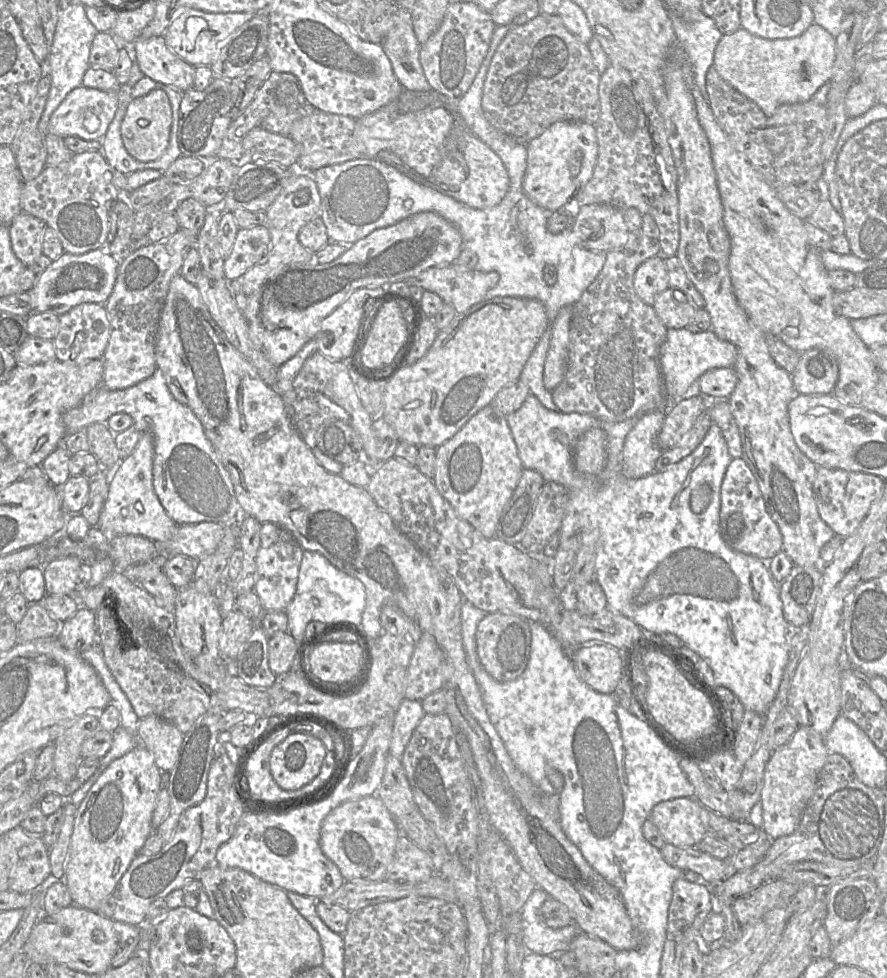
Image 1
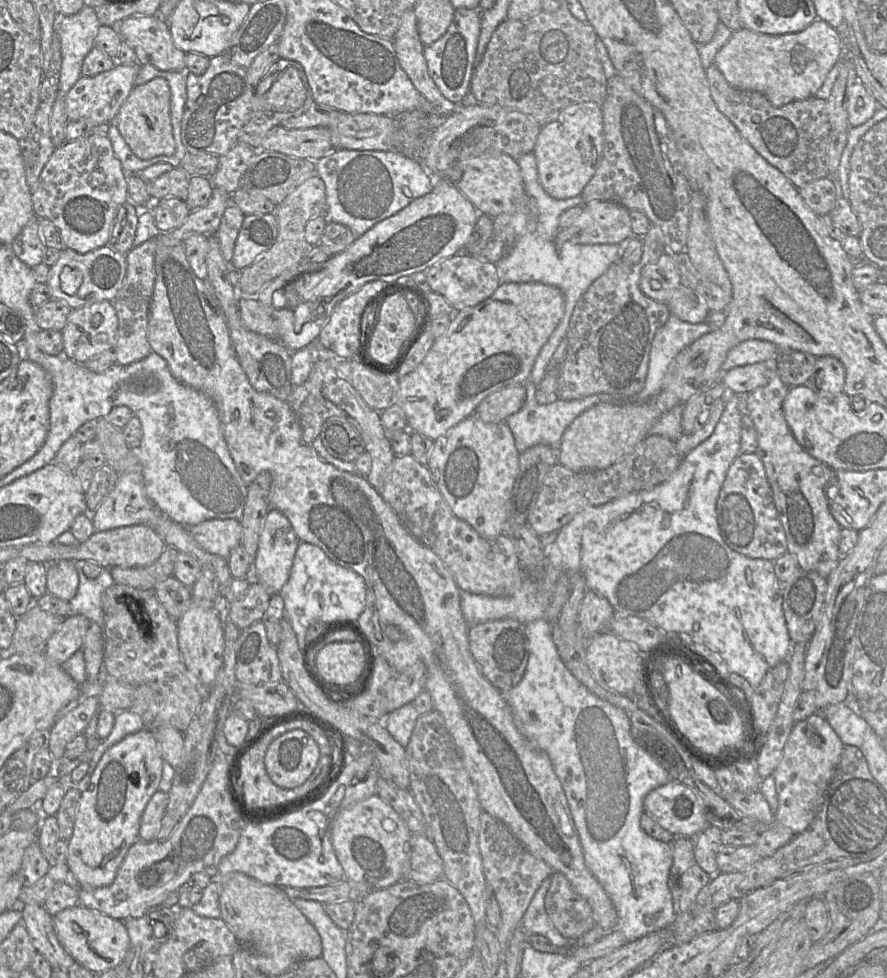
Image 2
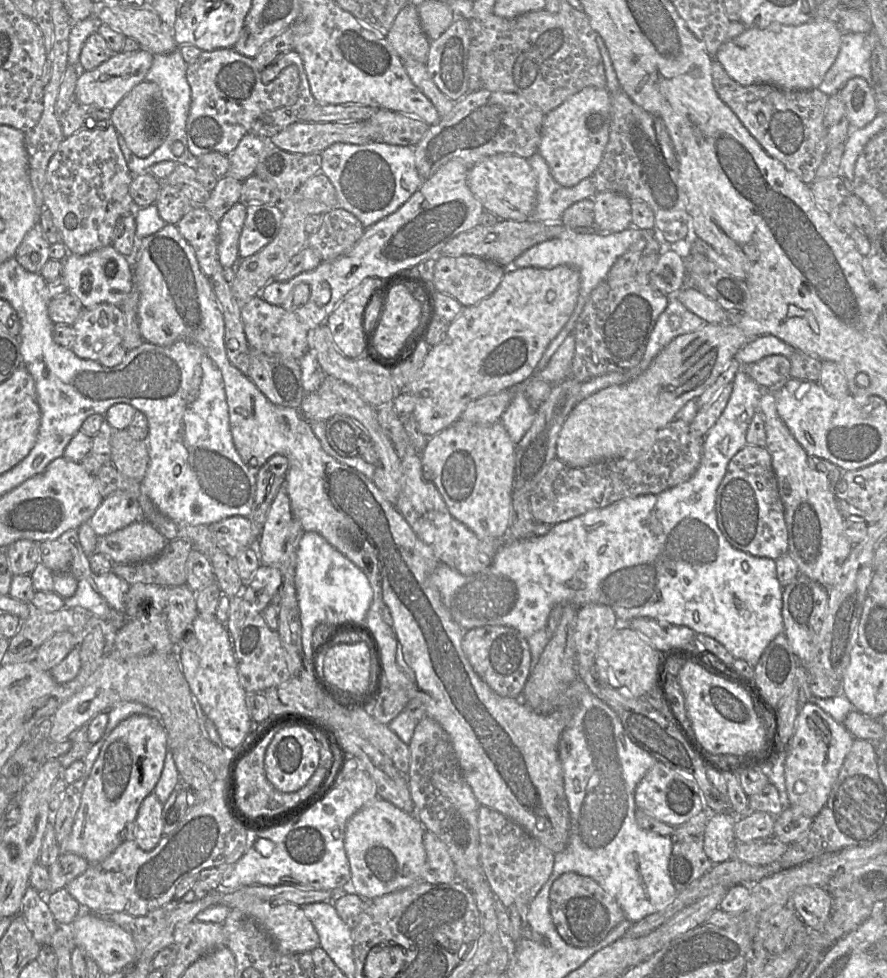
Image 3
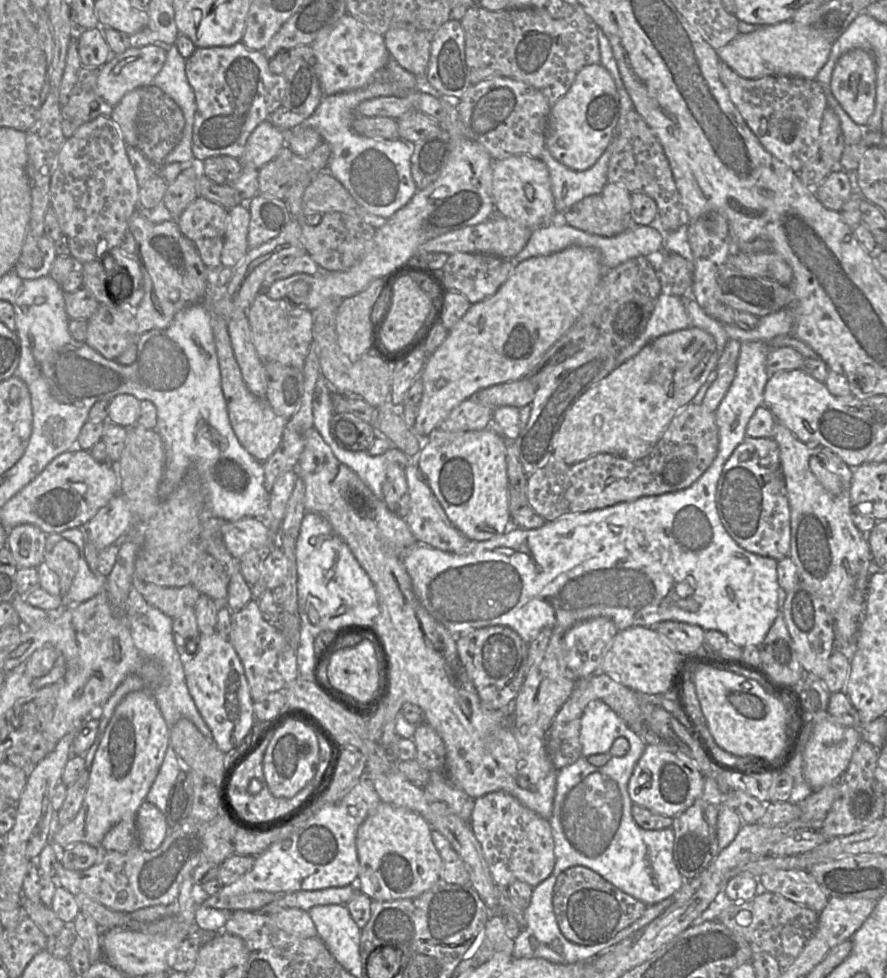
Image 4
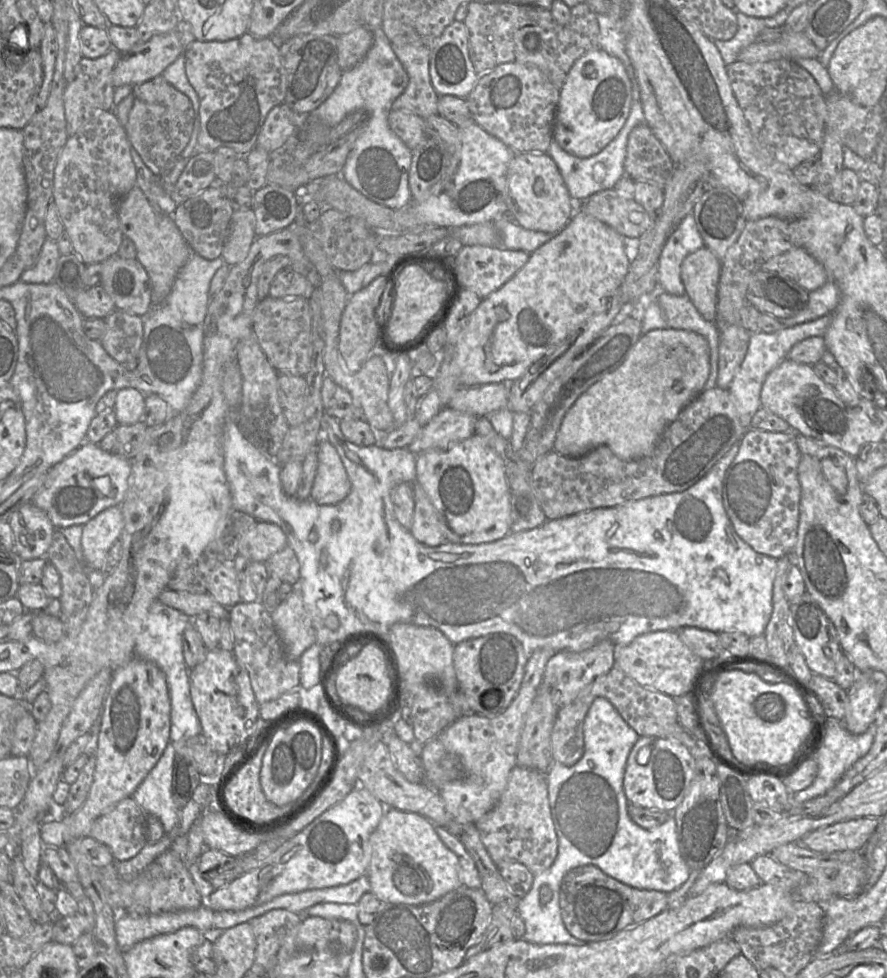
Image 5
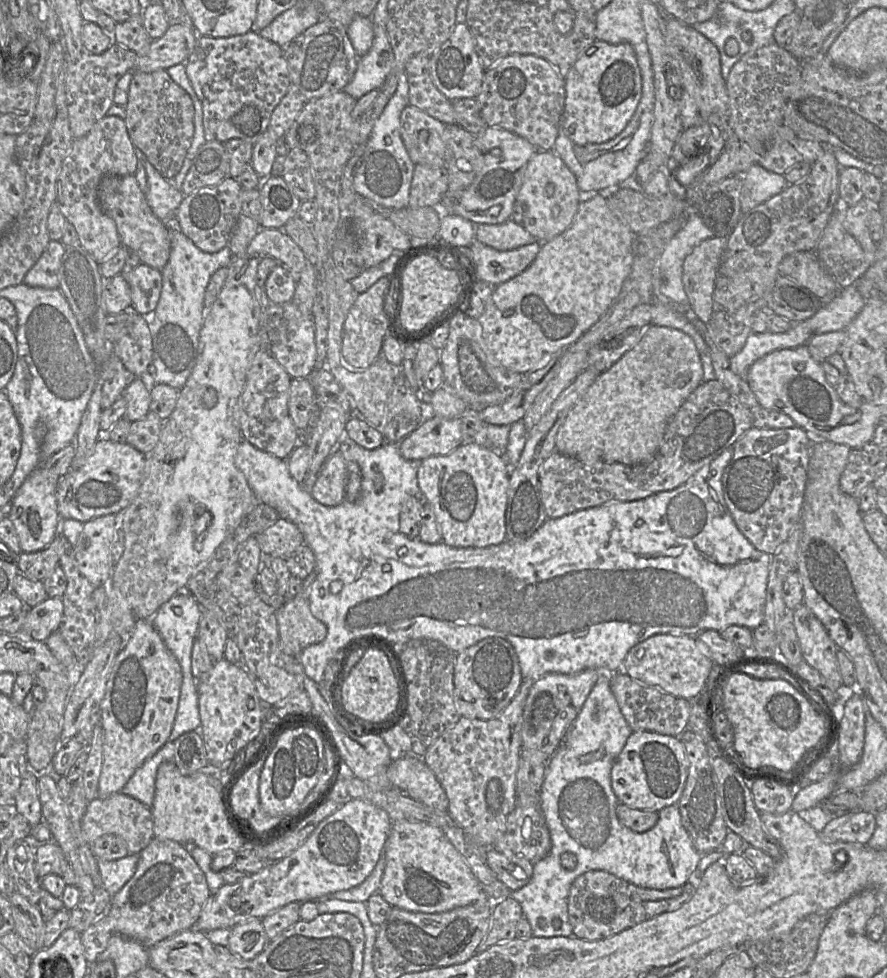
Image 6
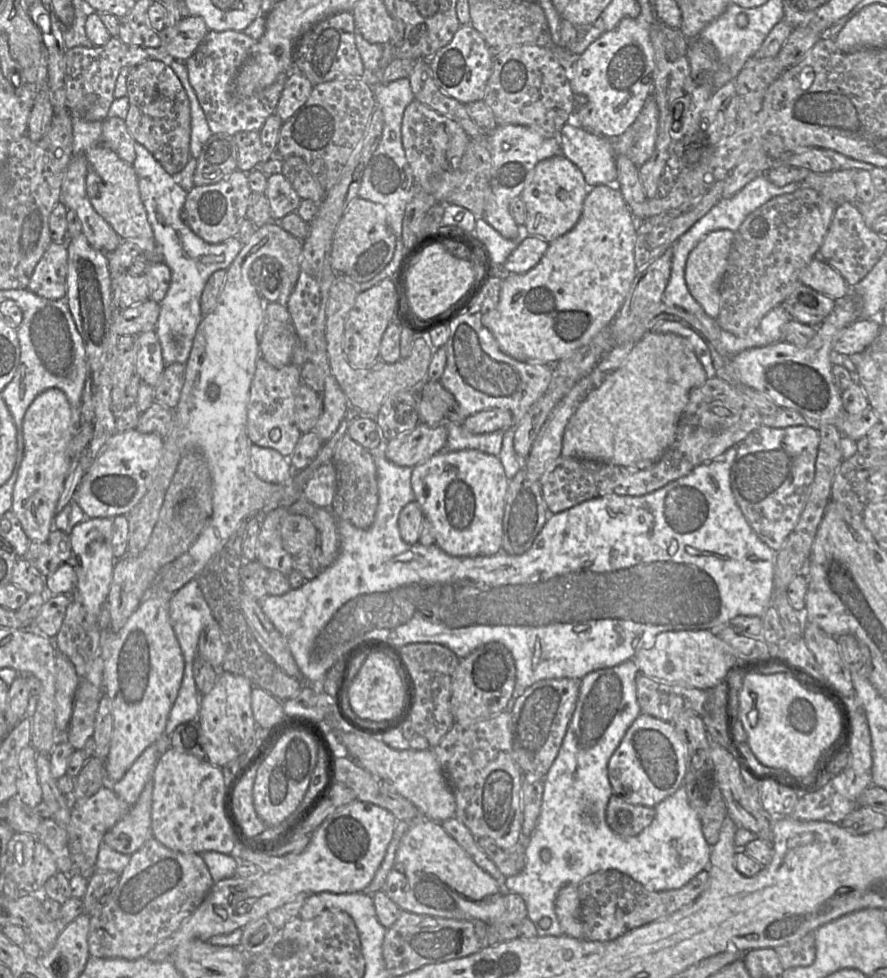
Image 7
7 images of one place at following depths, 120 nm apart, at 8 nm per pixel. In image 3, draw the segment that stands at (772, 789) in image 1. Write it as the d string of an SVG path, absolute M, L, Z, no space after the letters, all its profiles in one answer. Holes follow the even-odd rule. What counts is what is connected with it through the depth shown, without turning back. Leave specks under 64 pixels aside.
M814 703L803 704L787 745L785 782L790 807L814 819L826 804L844 760L854 742L844 724L835 721Z

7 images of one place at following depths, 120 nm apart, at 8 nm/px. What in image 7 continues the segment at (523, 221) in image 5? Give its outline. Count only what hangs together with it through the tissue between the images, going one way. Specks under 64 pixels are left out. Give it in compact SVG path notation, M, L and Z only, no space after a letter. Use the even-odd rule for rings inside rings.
M561 153L540 161L520 197L527 214L523 233L550 243L569 232L578 222L587 196L587 183L580 169Z

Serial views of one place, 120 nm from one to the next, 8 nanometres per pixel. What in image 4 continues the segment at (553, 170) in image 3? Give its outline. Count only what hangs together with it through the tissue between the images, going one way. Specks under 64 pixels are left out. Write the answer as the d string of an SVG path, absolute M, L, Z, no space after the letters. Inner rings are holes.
M601 63L587 65L577 73L567 93L551 104L546 148L566 167L586 170L597 162L610 143L619 114L620 99L610 73Z

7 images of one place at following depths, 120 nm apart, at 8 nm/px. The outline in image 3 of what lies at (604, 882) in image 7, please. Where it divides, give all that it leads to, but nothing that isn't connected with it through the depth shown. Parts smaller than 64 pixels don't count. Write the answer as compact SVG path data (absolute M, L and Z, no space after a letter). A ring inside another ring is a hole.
M575 872L562 874L550 889L550 914L558 934L570 946L585 948L601 942L625 918L616 900L595 880Z

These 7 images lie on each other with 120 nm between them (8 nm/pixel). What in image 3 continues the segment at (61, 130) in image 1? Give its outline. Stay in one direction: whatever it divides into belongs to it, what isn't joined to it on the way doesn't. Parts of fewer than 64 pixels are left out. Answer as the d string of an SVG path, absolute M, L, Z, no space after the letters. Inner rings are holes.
M139 49L136 52L119 52L93 70L82 71L77 79L74 100L85 107L99 107L112 111L134 86L145 80L154 55Z

